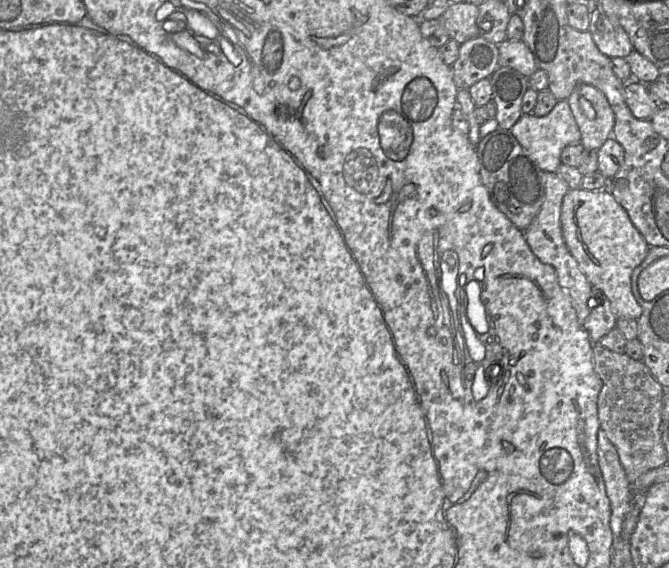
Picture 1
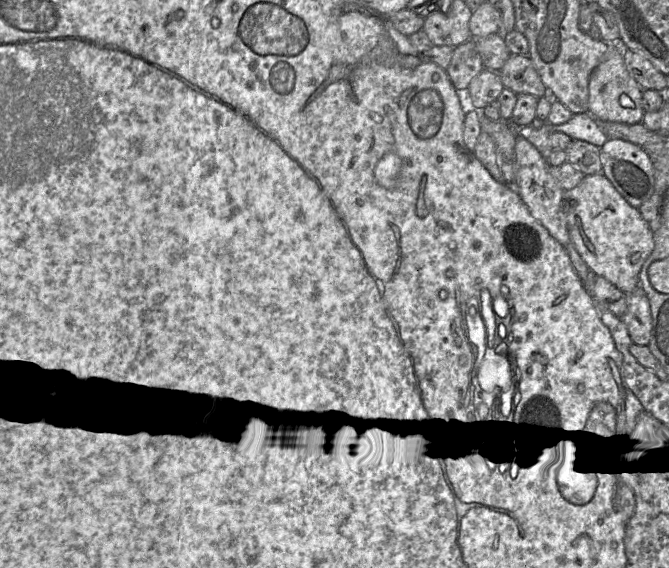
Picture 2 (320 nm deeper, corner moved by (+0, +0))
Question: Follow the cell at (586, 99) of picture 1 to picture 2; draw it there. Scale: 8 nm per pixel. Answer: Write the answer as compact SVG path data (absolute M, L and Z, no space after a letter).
M622 39L610 44L607 60L598 65L589 79L589 107L588 112L599 122L619 122L626 124L641 123L645 111L642 107L643 89L628 72L624 55L628 49Z

